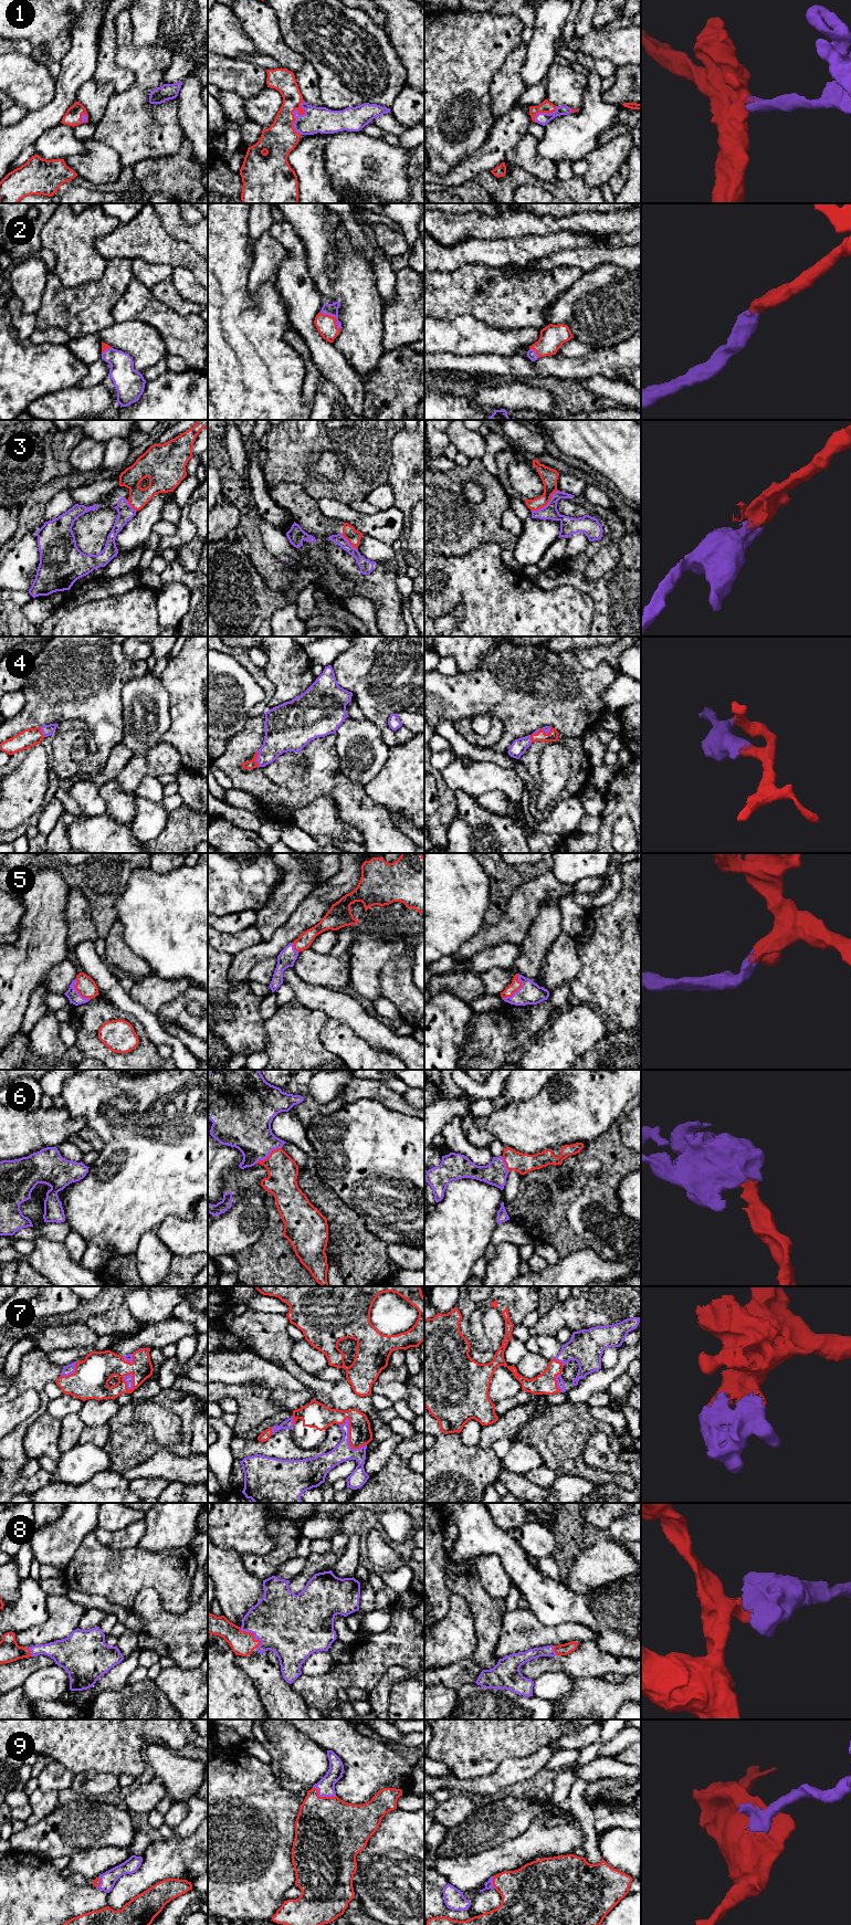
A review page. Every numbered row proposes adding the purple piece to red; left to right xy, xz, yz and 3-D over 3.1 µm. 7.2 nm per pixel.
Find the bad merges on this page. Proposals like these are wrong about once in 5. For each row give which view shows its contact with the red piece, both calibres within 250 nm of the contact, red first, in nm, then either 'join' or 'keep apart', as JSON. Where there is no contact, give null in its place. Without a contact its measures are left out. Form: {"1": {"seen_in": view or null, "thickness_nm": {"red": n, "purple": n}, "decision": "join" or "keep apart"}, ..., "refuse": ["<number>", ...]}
{"1": {"seen_in": "xz", "thickness_nm": {"red": 240, "purple": 190}, "decision": "join"}, "2": {"seen_in": "xz", "thickness_nm": {"red": 150, "purple": 90}, "decision": "join"}, "3": {"seen_in": "yz", "thickness_nm": {"red": 120, "purple": 130}, "decision": "keep apart"}, "4": {"seen_in": "xz", "thickness_nm": {"red": 70, "purple": 240}, "decision": "join"}, "5": {"seen_in": "yz", "thickness_nm": {"red": 70, "purple": 160}, "decision": "join"}, "6": {"seen_in": "xz", "thickness_nm": {"red": 220, "purple": 320}, "decision": "join"}, "7": {"seen_in": "xz", "thickness_nm": {"red": 180, "purple": 140}, "decision": "join"}, "8": {"seen_in": "xz", "thickness_nm": {"red": 180, "purple": 440}, "decision": "join"}, "9": {"seen_in": "xz", "thickness_nm": {"red": 480, "purple": 130}, "decision": "join"}, "refuse": ["3"]}

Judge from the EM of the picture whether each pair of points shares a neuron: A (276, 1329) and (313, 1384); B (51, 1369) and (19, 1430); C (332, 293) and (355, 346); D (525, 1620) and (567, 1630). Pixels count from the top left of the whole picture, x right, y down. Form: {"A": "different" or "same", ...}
{"A": "same", "B": "same", "C": "same", "D": "same"}

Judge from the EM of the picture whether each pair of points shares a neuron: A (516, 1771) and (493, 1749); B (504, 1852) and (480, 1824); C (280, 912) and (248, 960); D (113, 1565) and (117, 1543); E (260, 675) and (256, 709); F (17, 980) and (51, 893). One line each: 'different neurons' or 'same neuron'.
A: different neurons
B: different neurons
C: different neurons
D: different neurons
E: same neuron
F: same neuron

